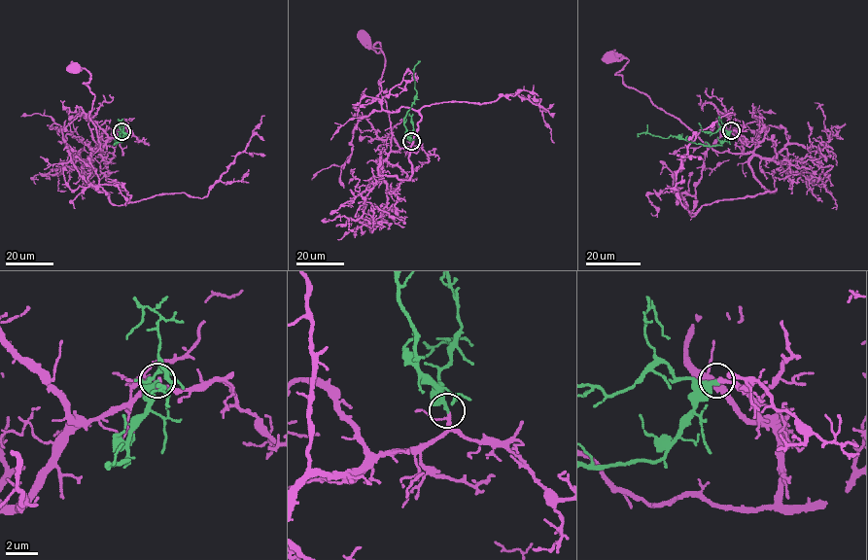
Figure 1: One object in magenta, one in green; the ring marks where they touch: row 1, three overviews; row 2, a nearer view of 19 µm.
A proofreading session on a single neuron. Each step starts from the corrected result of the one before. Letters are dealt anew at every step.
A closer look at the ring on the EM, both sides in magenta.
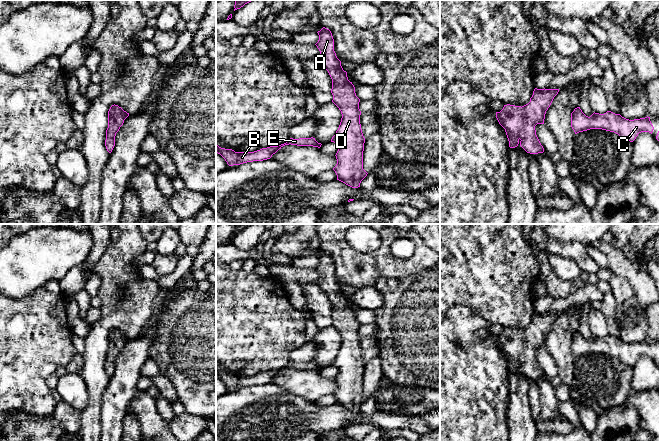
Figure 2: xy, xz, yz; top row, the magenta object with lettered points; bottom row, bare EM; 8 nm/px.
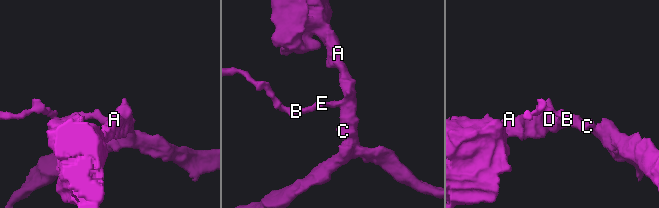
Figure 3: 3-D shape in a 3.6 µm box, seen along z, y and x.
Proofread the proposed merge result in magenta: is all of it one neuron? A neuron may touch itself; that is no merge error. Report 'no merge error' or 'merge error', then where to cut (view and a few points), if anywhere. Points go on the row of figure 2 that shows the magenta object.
no merge error; no cut

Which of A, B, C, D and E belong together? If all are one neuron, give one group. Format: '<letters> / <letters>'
A B C D E

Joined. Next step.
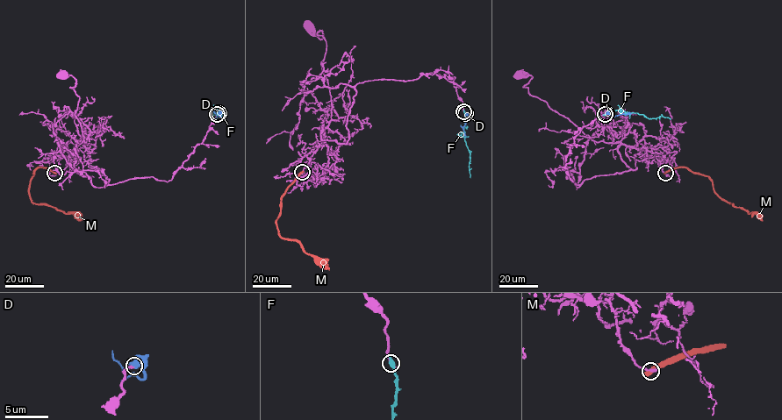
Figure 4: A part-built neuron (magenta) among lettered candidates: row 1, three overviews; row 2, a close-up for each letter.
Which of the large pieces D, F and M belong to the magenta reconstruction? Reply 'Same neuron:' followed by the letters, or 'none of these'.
Same neuron: D

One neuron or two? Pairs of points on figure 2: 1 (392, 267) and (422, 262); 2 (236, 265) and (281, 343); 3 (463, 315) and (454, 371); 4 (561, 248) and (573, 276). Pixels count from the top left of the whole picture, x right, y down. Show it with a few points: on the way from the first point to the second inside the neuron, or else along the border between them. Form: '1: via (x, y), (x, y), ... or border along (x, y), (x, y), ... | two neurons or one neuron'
1: via (399, 267), (415, 264) | one neuron
2: border along (228, 263), (232, 269), (242, 270) | two neurons
3: via (463, 329), (464, 348), (458, 357) | one neuron
4: border along (549, 253), (570, 258), (582, 270) | two neurons

